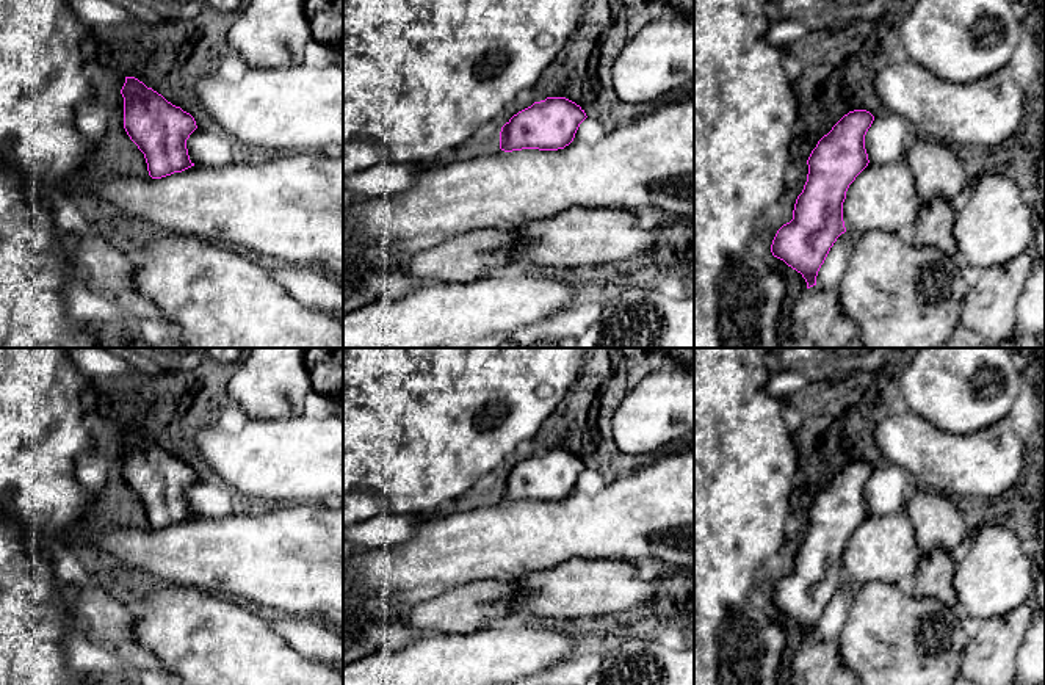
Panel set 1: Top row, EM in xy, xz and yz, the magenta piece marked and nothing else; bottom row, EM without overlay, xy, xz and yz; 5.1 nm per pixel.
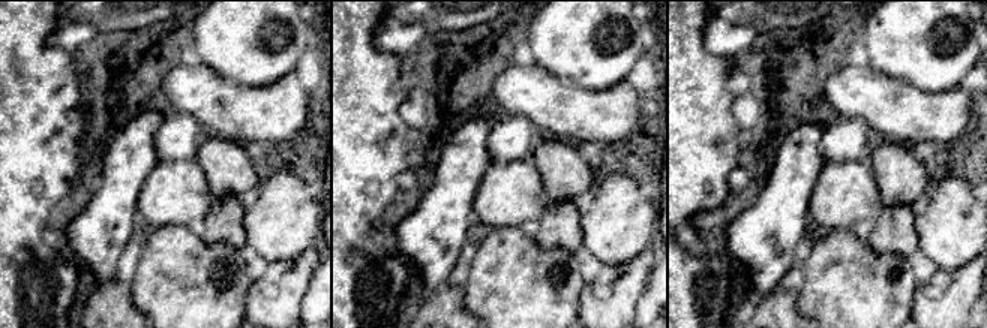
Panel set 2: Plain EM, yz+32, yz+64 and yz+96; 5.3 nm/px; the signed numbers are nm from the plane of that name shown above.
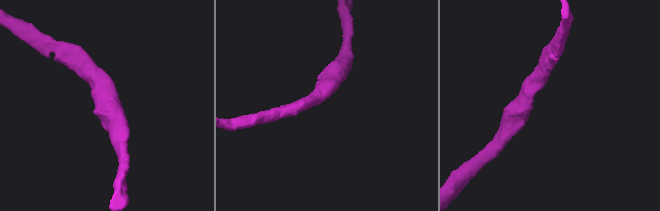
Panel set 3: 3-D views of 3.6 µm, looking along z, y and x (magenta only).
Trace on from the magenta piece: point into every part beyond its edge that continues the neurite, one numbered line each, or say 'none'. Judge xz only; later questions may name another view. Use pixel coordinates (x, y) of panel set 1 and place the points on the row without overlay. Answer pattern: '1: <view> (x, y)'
none

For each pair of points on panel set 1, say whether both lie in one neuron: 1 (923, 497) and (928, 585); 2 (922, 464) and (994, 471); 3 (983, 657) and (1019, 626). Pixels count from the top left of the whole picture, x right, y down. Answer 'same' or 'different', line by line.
1: same
2: same
3: same

